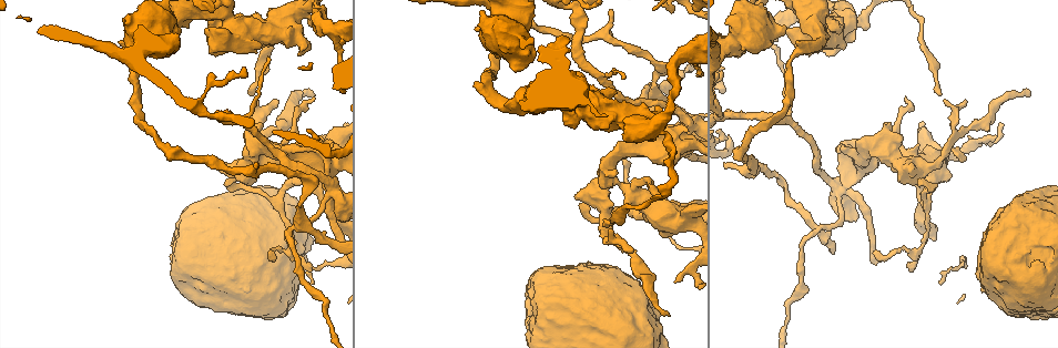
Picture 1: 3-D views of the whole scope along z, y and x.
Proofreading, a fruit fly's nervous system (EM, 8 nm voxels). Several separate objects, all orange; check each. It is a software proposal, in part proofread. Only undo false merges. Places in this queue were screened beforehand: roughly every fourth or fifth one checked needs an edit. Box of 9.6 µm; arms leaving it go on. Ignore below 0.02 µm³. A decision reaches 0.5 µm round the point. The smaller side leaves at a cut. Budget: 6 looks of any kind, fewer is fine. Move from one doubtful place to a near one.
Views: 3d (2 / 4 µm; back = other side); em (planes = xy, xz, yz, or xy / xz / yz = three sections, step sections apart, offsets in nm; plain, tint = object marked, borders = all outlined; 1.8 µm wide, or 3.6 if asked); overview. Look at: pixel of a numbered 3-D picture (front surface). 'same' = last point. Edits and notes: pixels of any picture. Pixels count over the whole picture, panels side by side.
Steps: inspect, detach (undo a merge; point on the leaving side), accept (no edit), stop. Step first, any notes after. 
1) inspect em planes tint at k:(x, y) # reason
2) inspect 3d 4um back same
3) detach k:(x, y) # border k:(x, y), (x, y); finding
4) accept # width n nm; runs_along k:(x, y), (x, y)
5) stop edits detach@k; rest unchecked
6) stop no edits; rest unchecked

inspect em planes tint at 1:(309, 19) # three-way junction

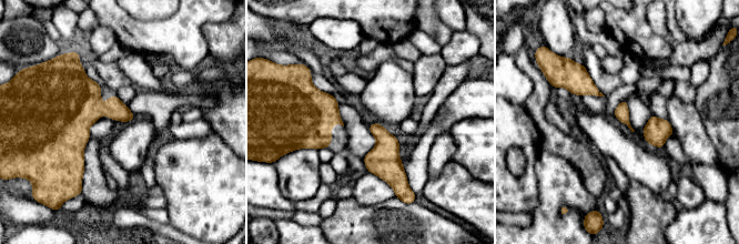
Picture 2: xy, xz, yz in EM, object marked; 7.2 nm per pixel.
accept # continuous, no second neuron

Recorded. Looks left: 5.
inspect 3d 2um at 1:(256, 153) # three arms meet

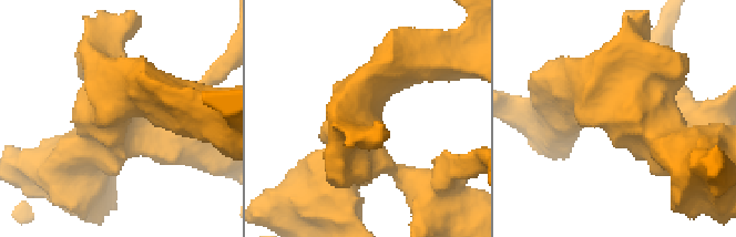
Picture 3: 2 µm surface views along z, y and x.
inspect em xz step 4 tint at 3:(650, 112)

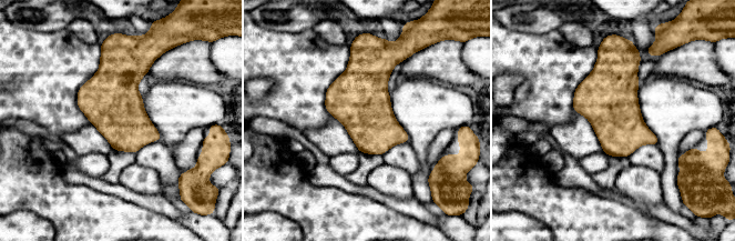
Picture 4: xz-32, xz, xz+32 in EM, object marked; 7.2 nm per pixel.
inspect em planes tint same # cut it another way

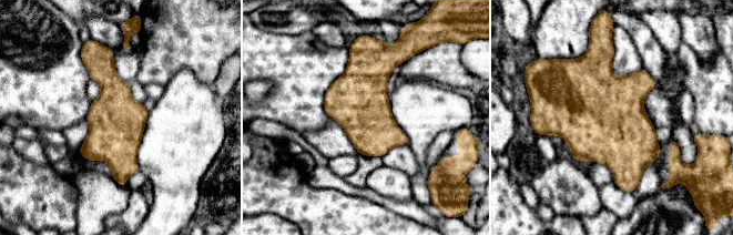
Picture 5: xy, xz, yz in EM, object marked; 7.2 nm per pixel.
accept # all the same neuron

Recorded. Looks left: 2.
inspect em planes tint at 1:(820, 229) # four arms meet

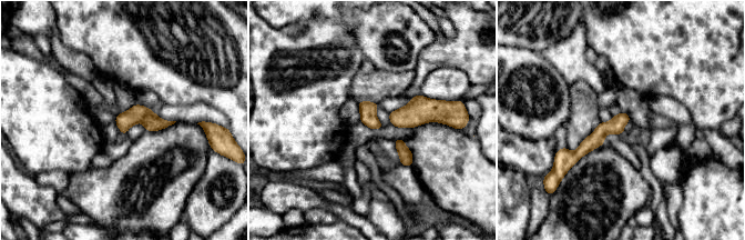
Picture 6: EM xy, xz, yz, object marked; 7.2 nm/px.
detach 6:(124, 120) # width 120 nm; part_leaving 6:(626, 118), (564, 159); a second neuron is stuck on

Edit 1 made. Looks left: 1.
stop edits detach@6; rest unchecked

